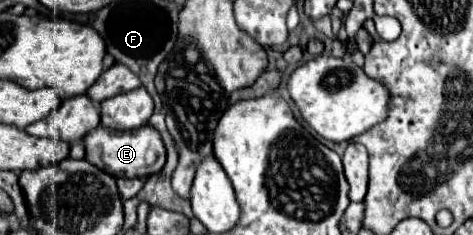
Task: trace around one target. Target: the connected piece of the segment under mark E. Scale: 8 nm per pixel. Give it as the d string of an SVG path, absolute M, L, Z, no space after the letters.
M99 125L83 137L83 143L87 153L85 159L113 177L149 177L159 173L165 165L165 145L157 129L151 125L143 125L133 131L115 131Z

